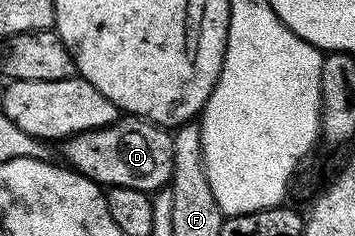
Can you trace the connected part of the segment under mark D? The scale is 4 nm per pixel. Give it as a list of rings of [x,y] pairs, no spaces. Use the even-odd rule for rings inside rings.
[[[119,118],[105,128],[77,132],[65,141],[65,163],[103,186],[134,188],[154,194],[170,182],[174,138],[163,125],[145,118]],[[126,119],[126,120],[125,120]]]

